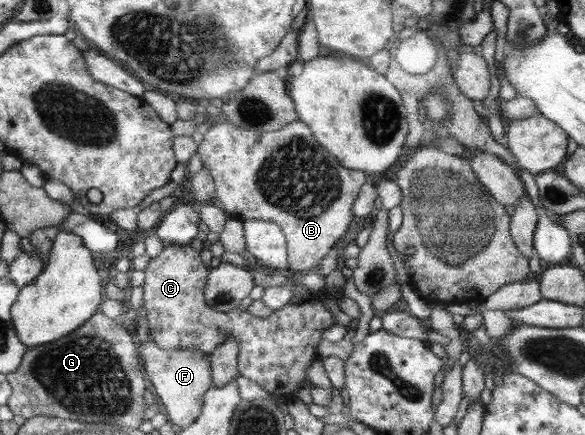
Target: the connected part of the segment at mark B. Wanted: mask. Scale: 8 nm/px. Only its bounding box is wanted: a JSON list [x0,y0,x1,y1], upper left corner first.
[198,121,367,273]

